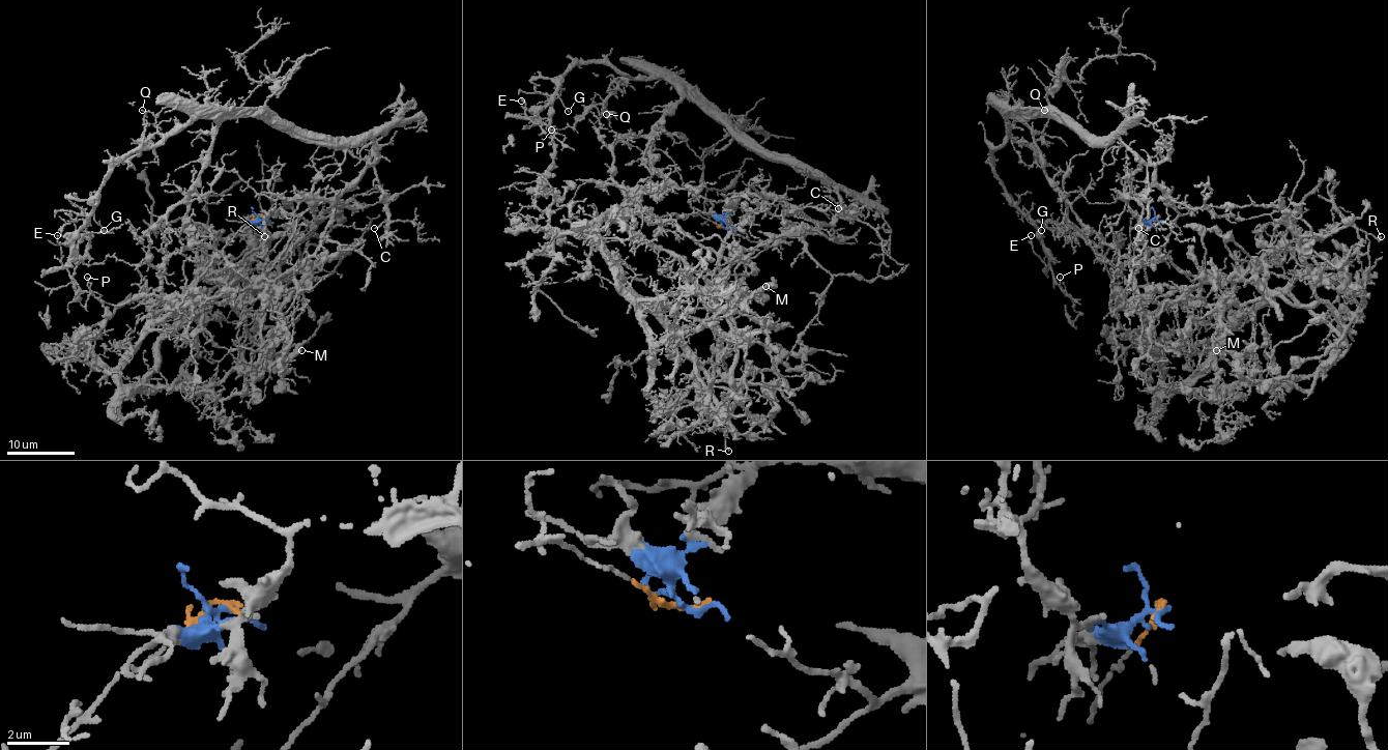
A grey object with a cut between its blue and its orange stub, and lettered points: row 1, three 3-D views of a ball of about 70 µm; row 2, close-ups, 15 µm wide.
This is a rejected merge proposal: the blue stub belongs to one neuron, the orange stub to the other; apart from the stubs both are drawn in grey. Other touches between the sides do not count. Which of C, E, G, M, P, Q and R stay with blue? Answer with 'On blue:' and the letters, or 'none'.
On blue: C, E, G, P, Q

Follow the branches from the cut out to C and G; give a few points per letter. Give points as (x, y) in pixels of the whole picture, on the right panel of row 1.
C: (1158, 215), (1143, 219), (1125, 199), (1137, 199), (1153, 179), (1153, 166), (1148, 168), (1146, 218), (1139, 228)
G: (1158, 215), (1143, 219), (1125, 199), (1154, 176), (1119, 139), (1008, 118), (992, 165), (1042, 229)

